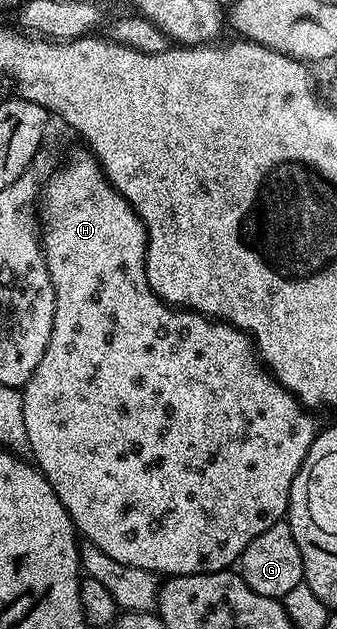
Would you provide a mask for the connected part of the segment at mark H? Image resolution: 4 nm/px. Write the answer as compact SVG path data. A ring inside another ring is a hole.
M80 149L70 152L69 159L66 160L62 170L61 167L54 169L39 195L39 237L41 251L45 253L47 272L51 276L51 284L55 288L55 320L51 328L51 340L47 344L47 352L43 352L43 360L39 360L39 368L35 368L31 380L27 380L27 384L23 387L23 424L27 424L28 453L37 469L41 471L42 476L51 484L55 496L59 496L59 500L69 514L69 519L72 520L78 535L88 545L107 552L107 556L111 556L111 560L119 560L119 564L131 564L135 568L152 570L158 576L210 574L216 570L228 570L240 559L247 544L251 544L251 540L255 540L255 536L259 536L259 532L267 532L267 528L271 528L271 524L280 522L286 517L289 497L291 496L291 484L295 480L311 444L317 439L319 425L317 426L316 420L313 419L316 417L297 401L297 397L290 390L282 388L272 373L266 369L258 355L257 347L254 346L253 340L248 334L244 334L242 330L236 330L227 322L208 318L206 314L197 314L193 310L182 310L176 306L171 306L159 296L155 296L151 284L145 282L145 225L143 220L135 212L133 205L107 180L107 176L97 163L97 157L89 153L88 149Z

